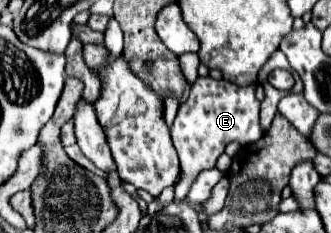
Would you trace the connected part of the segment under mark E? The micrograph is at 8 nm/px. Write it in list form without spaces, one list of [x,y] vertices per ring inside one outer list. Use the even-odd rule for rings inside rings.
[[[210,76],[198,78],[190,86],[188,100],[178,108],[176,120],[170,128],[170,136],[174,148],[180,158],[180,176],[174,182],[174,198],[184,200],[190,182],[194,182],[196,174],[204,168],[212,168],[218,156],[224,152],[224,146],[230,142],[250,144],[258,140],[264,132],[260,126],[260,102],[254,96],[254,86],[234,86],[226,80],[214,80]]]

